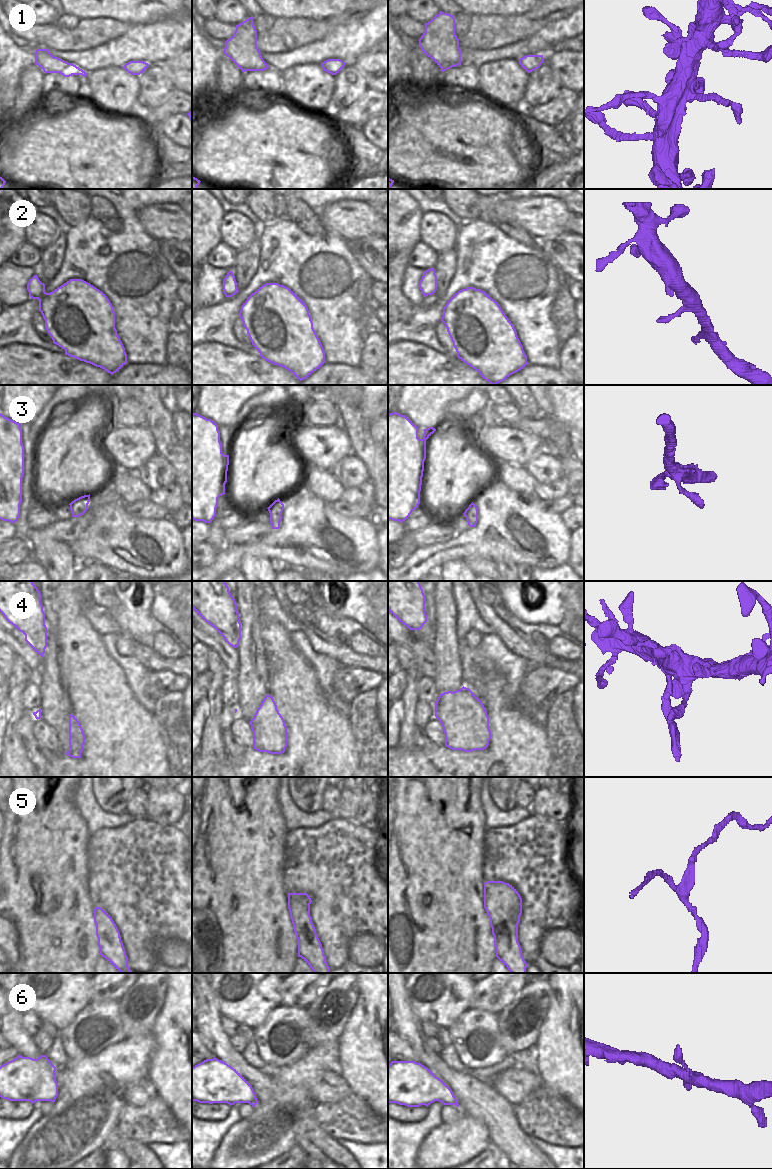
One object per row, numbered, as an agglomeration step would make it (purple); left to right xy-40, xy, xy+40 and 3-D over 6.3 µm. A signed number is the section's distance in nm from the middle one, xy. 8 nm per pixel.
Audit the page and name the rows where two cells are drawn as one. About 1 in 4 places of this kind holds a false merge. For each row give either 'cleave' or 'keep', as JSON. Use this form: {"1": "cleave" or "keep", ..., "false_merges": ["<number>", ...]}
{"1": "keep", "2": "keep", "3": "keep", "4": "keep", "5": "cleave", "6": "keep", "false_merges": ["5"]}

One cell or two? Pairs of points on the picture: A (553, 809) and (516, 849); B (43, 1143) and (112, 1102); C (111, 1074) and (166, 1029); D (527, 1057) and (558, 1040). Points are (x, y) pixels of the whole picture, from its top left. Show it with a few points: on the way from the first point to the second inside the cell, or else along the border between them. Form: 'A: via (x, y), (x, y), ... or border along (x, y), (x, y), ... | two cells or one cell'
A: border along (532, 814), (538, 814), (564, 824) | two cells
B: via (60, 1138), (67, 1134), (95, 1106) | one cell
C: border along (152, 1033), (155, 1049), (149, 1062) | two cells
D: border along (535, 1045), (538, 1073) | two cells

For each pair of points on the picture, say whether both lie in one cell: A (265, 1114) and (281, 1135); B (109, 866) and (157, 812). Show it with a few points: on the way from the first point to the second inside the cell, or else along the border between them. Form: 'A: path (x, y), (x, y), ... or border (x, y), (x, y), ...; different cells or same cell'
A: path (266, 1119), (276, 1130); same cell
B: border (145, 817), (161, 824), (173, 825); different cells

